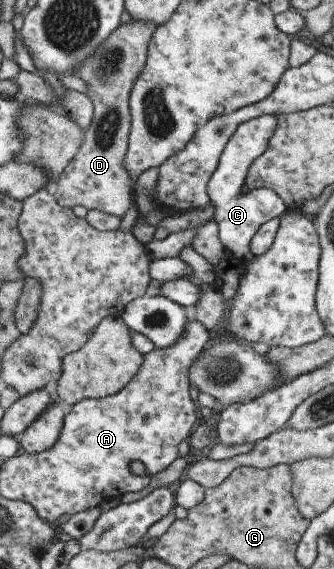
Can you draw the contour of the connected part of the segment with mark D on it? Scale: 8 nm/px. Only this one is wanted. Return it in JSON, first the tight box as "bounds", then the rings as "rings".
{"bounds":[51,18,156,218],"rings":[[[132,18],[128,22],[120,22],[119,26],[111,34],[108,34],[101,44],[98,44],[94,51],[73,71],[73,75],[82,79],[88,87],[86,95],[91,99],[93,116],[90,125],[83,131],[83,138],[77,152],[51,187],[51,192],[58,205],[65,208],[82,205],[87,210],[103,211],[121,218],[130,206],[134,206],[134,193],[132,193],[134,182],[131,181],[123,166],[127,150],[127,137],[129,136],[128,96],[134,80],[144,67],[147,45],[156,26],[154,22]]]}

